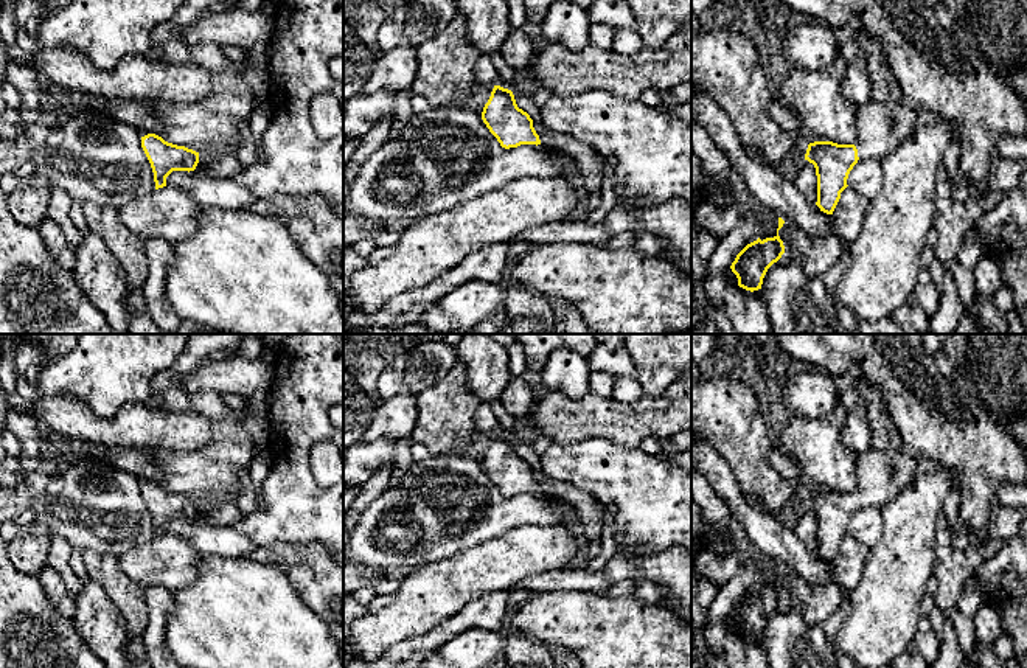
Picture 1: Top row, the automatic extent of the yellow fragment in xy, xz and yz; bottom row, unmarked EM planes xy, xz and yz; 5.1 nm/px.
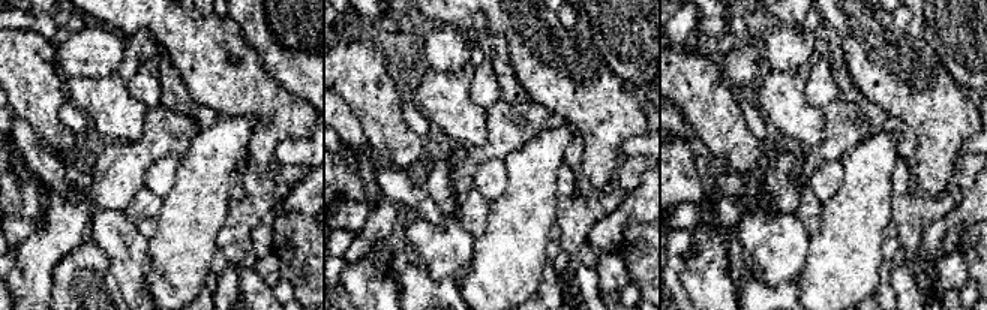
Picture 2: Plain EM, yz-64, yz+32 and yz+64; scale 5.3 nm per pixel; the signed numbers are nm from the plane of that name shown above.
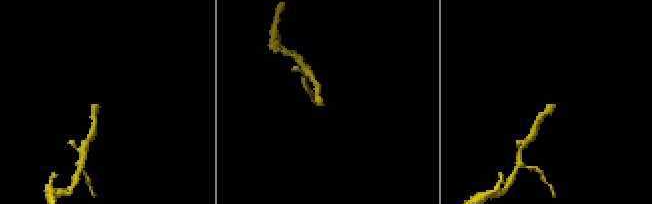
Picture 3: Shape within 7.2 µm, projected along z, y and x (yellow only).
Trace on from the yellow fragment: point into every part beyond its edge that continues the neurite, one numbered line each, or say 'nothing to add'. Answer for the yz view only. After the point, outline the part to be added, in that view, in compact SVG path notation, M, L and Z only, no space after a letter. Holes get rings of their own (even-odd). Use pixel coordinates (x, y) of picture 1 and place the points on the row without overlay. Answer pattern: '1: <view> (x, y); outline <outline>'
1: yz (881, 474); outline M904 447L900 451L869 449L858 454L858 485L855 494L859 508L883 506L895 499L915 477L918 454Z

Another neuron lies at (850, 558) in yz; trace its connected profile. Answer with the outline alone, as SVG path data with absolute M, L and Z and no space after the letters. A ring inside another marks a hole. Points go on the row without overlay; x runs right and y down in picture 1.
M850 534L841 541L841 547L831 564L836 572L836 579L844 590L853 590L858 587L867 553L869 548Z

